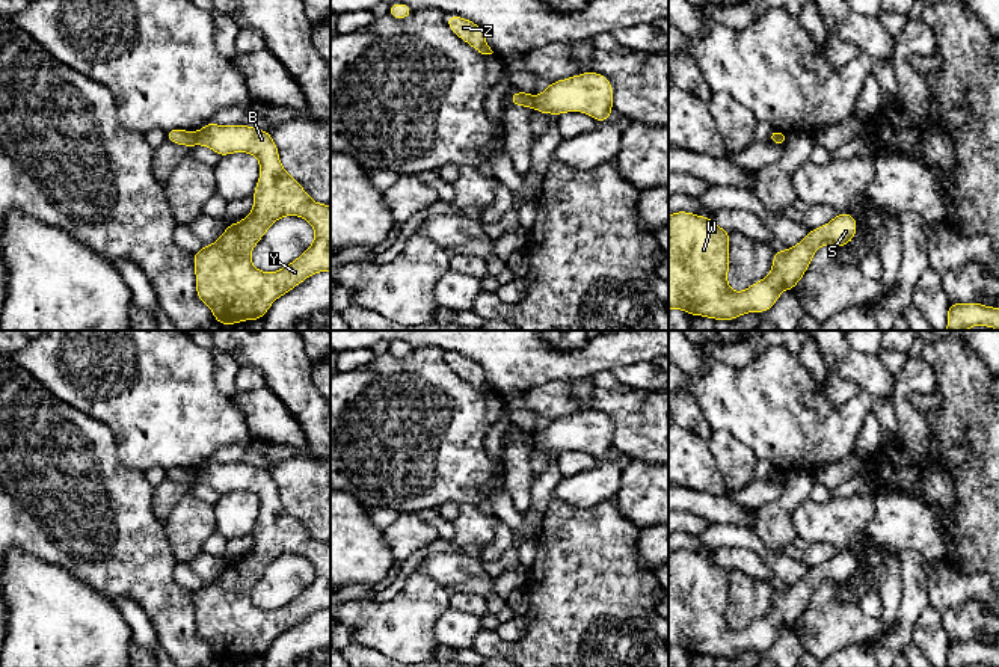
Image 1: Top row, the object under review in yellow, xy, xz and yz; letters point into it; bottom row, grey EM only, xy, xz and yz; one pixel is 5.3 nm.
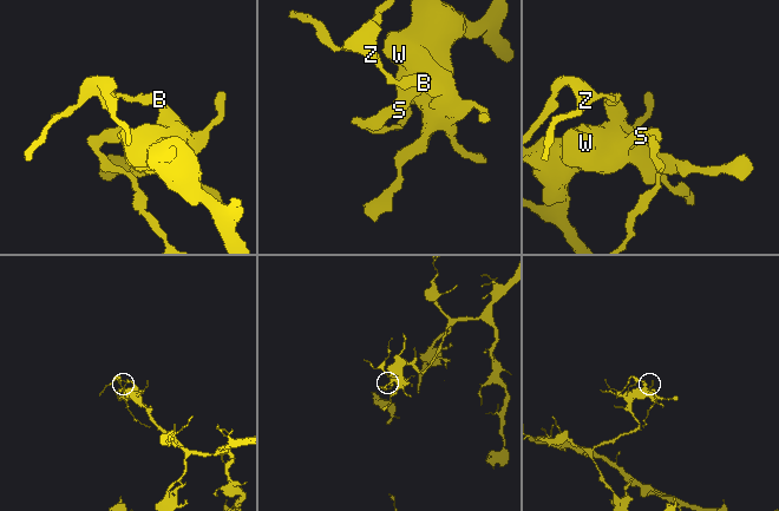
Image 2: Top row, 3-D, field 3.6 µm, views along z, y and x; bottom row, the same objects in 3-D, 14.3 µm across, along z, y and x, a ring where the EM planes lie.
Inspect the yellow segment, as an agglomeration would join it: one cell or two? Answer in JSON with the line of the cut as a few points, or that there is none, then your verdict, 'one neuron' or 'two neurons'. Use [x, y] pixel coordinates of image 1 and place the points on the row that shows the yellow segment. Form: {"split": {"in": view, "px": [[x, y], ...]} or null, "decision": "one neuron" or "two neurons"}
{"split": {"in": "xy", "px": [[195, 133], [196, 142]]}, "decision": "two neurons"}

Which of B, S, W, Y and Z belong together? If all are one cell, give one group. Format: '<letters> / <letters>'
B S W Y / Z

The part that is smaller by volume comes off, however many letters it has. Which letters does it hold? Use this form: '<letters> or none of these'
Z

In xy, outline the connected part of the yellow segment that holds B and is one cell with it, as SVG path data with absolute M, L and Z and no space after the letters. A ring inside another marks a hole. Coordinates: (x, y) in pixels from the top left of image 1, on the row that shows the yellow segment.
M208 122L196 131L196 143L220 157L249 152L260 161L252 211L228 225L213 244L199 249L193 255L193 266L196 296L211 308L214 321L232 326L261 320L276 299L306 278L330 272L330 205L312 201L288 175L267 130ZM284 216L308 220L315 232L314 243L281 270L261 272L254 267L251 254L270 225Z

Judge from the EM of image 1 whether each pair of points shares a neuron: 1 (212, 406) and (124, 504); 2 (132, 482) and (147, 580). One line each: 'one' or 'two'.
1: two
2: one

